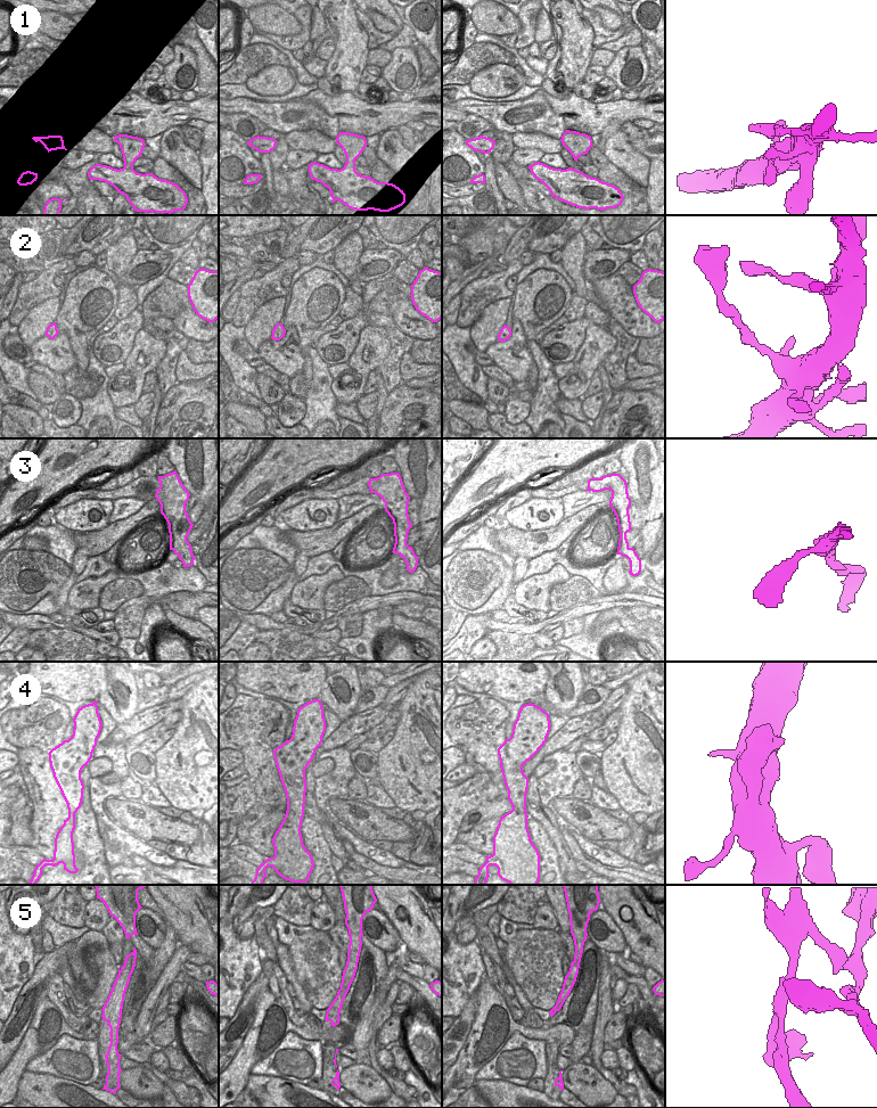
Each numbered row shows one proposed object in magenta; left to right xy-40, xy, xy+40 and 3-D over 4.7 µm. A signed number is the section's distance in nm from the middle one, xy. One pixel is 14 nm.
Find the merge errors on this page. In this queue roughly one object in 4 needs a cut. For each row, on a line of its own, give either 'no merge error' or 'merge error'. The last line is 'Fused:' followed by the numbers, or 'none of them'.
1: no merge error
2: no merge error
3: no merge error
4: no merge error
5: merge error
Fused: 5

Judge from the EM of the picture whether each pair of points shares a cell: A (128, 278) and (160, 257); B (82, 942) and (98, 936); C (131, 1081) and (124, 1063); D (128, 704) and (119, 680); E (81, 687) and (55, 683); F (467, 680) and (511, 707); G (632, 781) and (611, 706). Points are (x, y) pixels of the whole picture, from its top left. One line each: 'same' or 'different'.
A: same
B: same
C: different
D: same
E: same
F: different
G: different

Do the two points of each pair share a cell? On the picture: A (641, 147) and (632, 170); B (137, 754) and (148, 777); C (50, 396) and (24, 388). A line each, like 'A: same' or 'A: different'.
A: different
B: same
C: different

